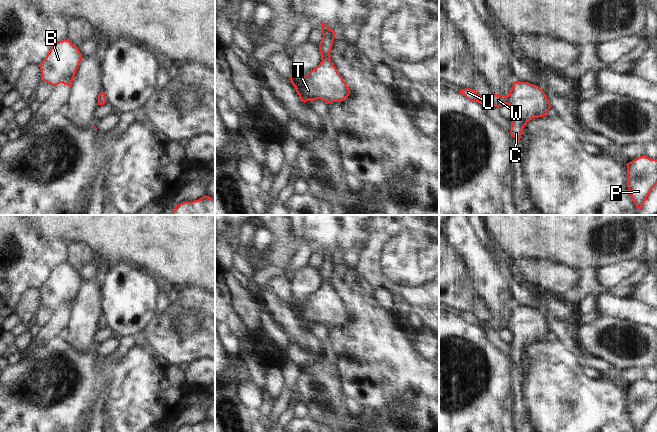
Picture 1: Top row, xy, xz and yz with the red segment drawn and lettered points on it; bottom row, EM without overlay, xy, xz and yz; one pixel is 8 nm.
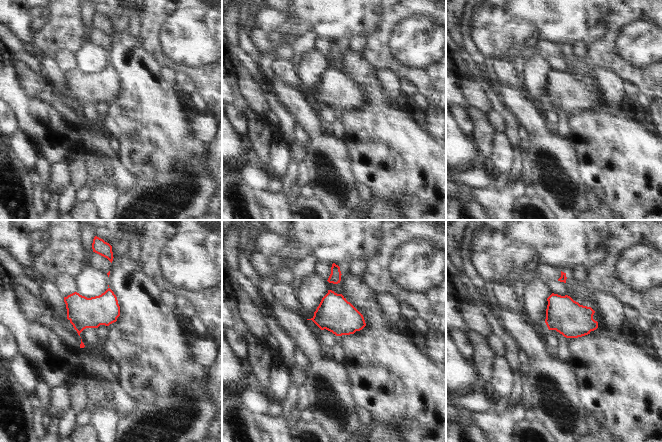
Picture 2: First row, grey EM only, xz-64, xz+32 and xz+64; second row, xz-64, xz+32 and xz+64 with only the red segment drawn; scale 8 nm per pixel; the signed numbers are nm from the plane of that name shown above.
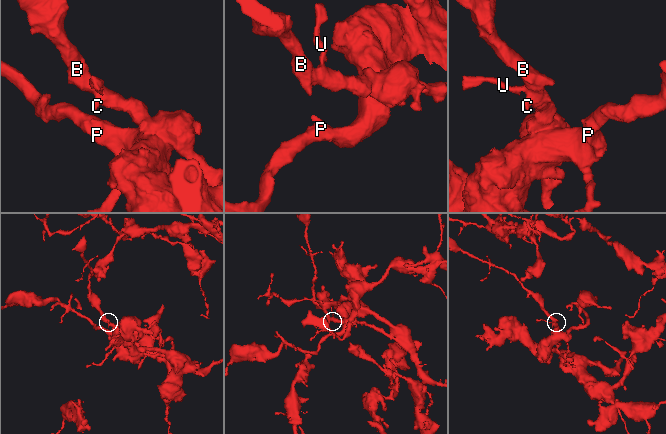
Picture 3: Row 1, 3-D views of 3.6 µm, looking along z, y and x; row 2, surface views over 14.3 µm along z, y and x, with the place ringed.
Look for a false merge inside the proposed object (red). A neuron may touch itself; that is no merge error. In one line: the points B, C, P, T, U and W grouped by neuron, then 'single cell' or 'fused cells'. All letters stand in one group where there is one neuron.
B C P T U W | single cell

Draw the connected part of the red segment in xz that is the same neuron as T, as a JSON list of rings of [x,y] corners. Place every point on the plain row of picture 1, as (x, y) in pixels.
[[[324,246],[320,248],[323,258],[319,269],[322,285],[307,299],[299,300],[292,295],[289,304],[304,327],[308,324],[314,325],[317,323],[323,324],[326,328],[341,326],[349,320],[350,314],[330,285],[330,275],[336,257]]]

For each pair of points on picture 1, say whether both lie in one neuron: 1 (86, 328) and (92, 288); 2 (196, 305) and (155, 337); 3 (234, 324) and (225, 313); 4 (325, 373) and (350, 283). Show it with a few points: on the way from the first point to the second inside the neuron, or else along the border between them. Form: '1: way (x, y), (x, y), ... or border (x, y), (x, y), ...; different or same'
1: way (86, 318), (88, 298); same
2: way (185, 305), (162, 326); same
3: way (233, 321), (228, 316); same
4: border (335, 366), (335, 374), (341, 389); different

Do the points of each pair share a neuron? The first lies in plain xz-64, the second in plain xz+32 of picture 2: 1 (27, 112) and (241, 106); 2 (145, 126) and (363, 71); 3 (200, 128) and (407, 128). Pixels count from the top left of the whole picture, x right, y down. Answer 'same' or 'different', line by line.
1: same
2: same
3: different

